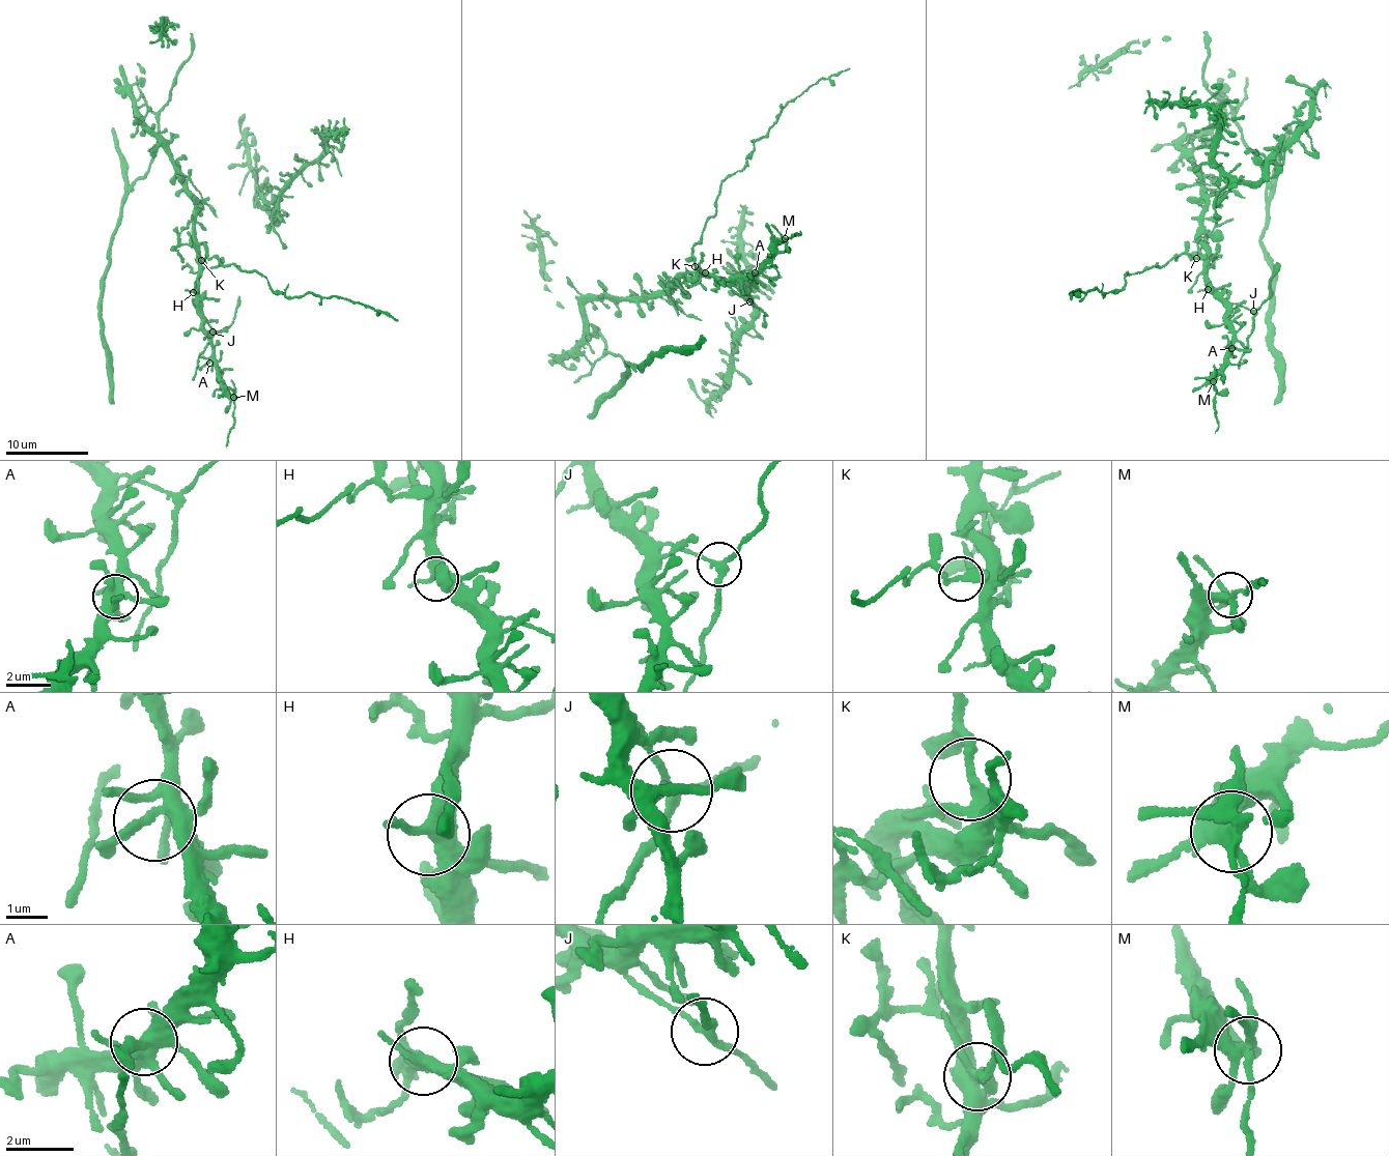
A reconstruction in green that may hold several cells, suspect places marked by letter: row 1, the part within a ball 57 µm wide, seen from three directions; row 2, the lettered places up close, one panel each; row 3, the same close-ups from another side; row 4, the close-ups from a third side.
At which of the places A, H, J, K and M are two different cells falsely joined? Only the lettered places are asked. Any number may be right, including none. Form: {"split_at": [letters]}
{"split_at": ["J", "K", "M"]}

